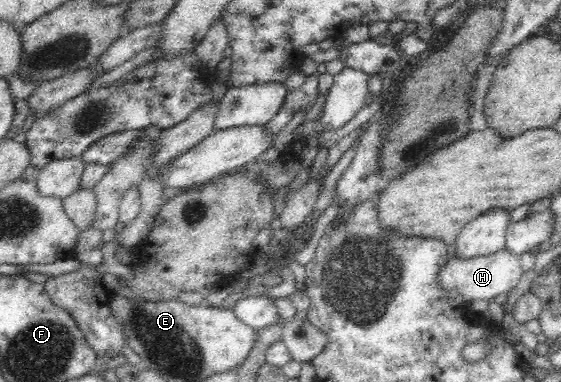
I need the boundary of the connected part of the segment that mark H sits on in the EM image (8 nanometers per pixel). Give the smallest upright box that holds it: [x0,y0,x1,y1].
[436,248,522,304]

